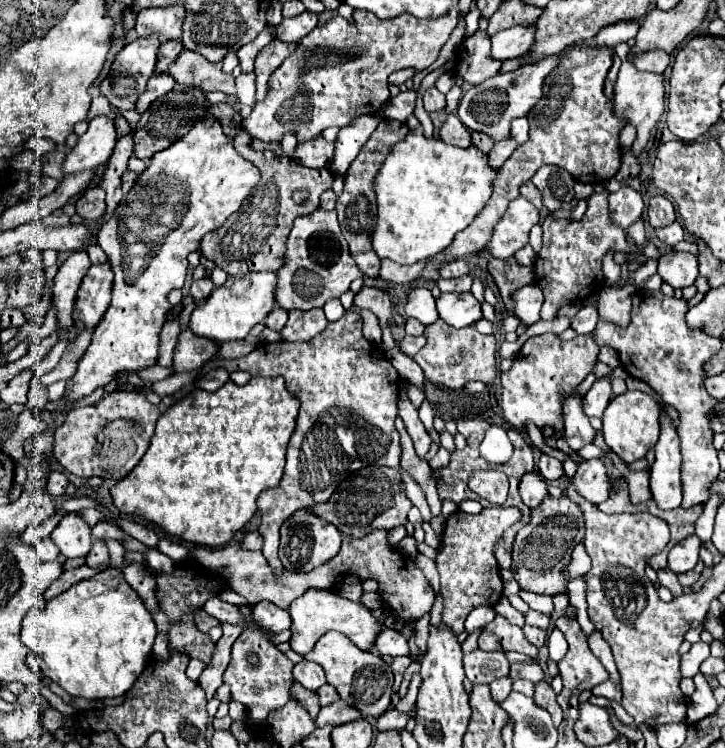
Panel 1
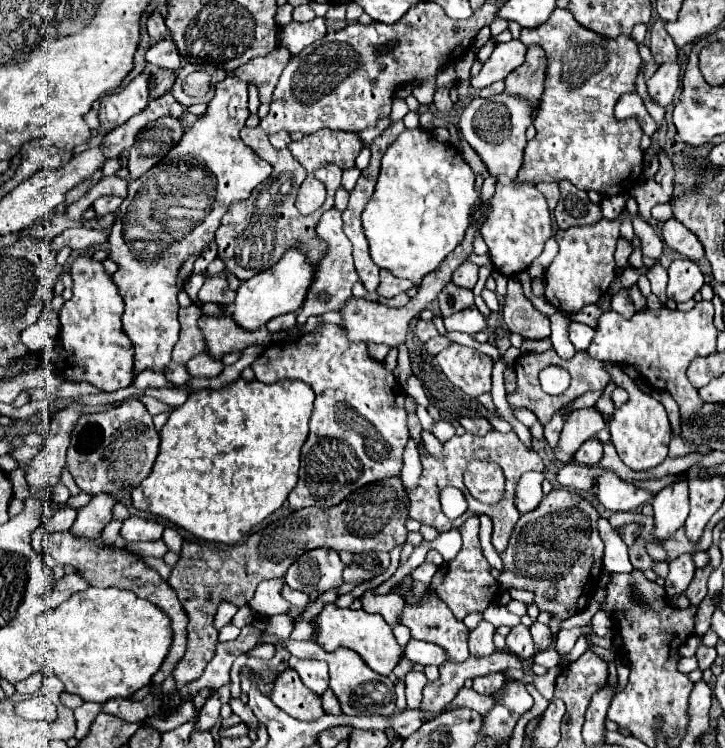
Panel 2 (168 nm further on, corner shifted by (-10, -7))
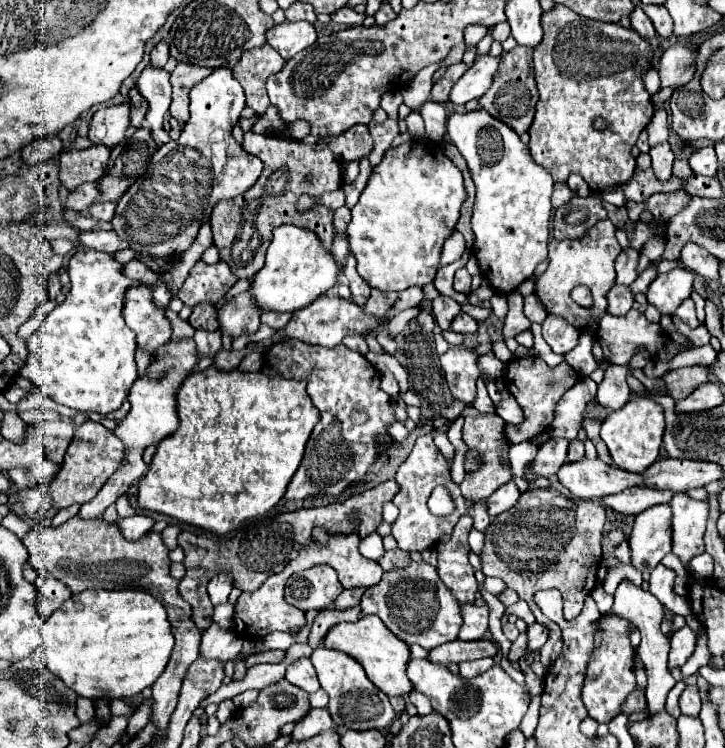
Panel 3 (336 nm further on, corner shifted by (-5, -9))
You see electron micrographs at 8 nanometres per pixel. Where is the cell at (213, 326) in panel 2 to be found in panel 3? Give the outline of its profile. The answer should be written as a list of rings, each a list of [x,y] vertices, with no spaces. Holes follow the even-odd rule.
[[[242,292],[218,310],[218,330],[230,338],[254,334],[260,328],[260,314],[262,310],[254,310],[254,304],[250,302],[250,292]]]

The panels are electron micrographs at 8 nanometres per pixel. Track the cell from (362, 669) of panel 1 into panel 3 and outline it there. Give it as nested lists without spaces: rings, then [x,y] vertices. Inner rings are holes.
[[[318,646],[314,650],[314,668],[318,672],[320,686],[328,692],[330,704],[328,710],[340,726],[352,728],[352,730],[370,730],[370,728],[388,728],[394,720],[394,710],[388,702],[388,696],[382,694],[366,676],[364,668],[348,654],[338,650],[328,650],[324,646]]]

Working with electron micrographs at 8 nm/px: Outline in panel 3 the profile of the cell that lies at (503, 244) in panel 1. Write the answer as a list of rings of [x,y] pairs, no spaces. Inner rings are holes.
[[[484,108],[474,112],[452,112],[448,118],[448,134],[456,144],[476,184],[476,204],[472,214],[472,232],[476,236],[474,256],[482,268],[482,276],[500,294],[518,288],[520,282],[532,278],[534,268],[548,258],[550,238],[550,194],[554,180],[534,164],[528,146],[502,120]]]

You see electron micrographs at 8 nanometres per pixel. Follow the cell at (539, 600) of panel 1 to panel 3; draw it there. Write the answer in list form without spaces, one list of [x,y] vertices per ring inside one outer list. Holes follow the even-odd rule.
[[[486,578],[486,580],[484,580],[484,588],[486,588],[492,596],[498,598],[508,586],[506,586],[502,580],[498,580],[498,578]]]

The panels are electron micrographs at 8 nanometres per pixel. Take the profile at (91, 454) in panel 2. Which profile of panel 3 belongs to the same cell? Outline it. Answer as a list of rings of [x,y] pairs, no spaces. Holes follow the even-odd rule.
[[[86,420],[82,422],[72,436],[72,442],[66,450],[64,464],[60,474],[48,484],[48,492],[54,500],[56,508],[66,508],[70,504],[90,502],[98,490],[108,482],[108,478],[126,462],[126,446],[120,438],[116,438],[114,430],[106,428],[102,422]]]

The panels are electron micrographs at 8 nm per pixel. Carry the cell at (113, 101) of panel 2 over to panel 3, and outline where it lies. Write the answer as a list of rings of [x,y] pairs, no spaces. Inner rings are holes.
[[[130,102],[108,106],[104,110],[94,112],[90,120],[88,138],[92,144],[106,144],[116,146],[124,140],[126,130],[130,126]]]

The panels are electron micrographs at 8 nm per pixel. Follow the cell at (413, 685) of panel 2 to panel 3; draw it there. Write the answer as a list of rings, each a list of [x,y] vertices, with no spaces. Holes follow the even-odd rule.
[[[412,690],[412,692],[410,692],[410,702],[416,706],[418,714],[428,714],[428,712],[432,712],[430,700],[428,700],[424,694],[418,694],[416,690]]]

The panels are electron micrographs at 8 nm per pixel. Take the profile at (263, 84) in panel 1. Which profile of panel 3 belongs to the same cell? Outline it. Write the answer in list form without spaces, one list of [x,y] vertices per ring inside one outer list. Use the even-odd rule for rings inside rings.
[[[268,44],[258,50],[248,50],[234,64],[232,72],[246,92],[246,104],[254,108],[256,114],[264,114],[264,110],[268,108],[270,102],[266,94],[266,80],[268,76],[282,70],[282,66],[282,56]]]

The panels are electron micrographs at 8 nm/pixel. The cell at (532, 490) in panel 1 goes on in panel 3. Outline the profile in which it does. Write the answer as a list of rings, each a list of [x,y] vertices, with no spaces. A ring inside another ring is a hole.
[[[510,480],[510,482],[502,484],[502,486],[488,498],[488,512],[490,512],[492,516],[498,516],[498,514],[510,510],[512,506],[516,506],[518,498],[520,498],[520,490],[518,490],[516,482]]]

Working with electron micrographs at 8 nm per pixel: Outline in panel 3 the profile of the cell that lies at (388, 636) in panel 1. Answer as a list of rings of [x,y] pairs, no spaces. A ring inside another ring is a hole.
[[[482,640],[482,642],[448,642],[442,644],[438,648],[432,648],[426,656],[426,660],[434,662],[434,664],[442,664],[448,666],[452,662],[460,664],[460,662],[468,662],[468,660],[478,660],[478,658],[486,658],[486,656],[494,656],[498,652],[496,644],[492,640]]]

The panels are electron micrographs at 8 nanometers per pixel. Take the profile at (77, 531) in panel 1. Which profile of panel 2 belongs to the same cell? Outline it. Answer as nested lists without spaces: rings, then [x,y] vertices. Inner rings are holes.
[[[111,494],[93,496],[89,504],[77,510],[77,520],[71,526],[71,532],[87,538],[101,536],[101,530],[113,518],[113,506],[115,506],[115,498]]]

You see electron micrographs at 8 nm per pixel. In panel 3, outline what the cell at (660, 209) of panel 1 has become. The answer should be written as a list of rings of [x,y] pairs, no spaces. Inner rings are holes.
[[[662,142],[654,148],[650,148],[650,156],[652,156],[654,176],[660,178],[662,182],[666,182],[672,176],[672,162],[674,162],[674,152],[670,150],[670,144]]]

